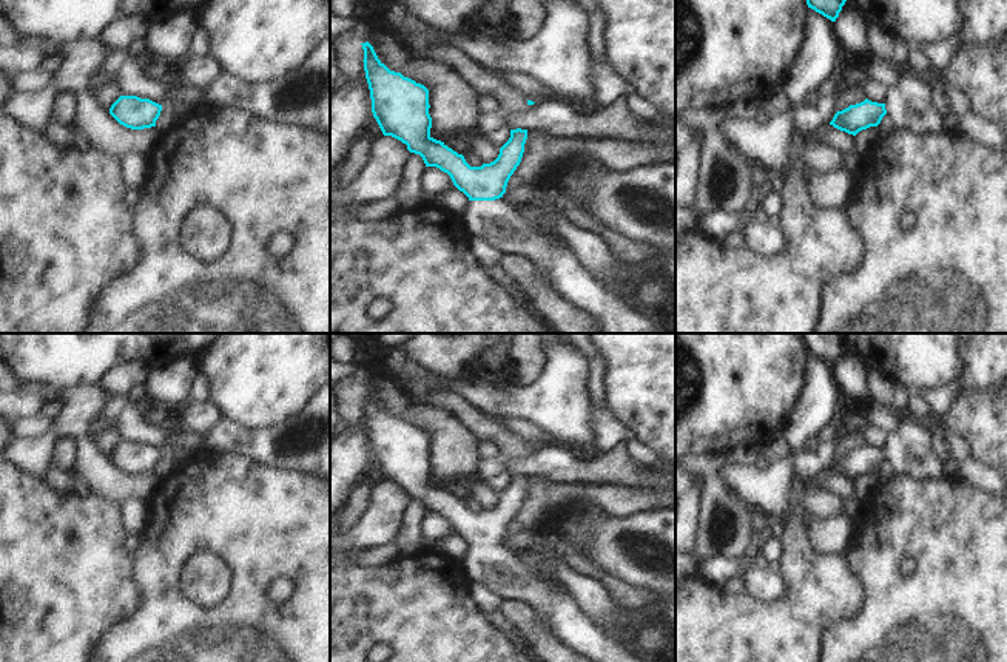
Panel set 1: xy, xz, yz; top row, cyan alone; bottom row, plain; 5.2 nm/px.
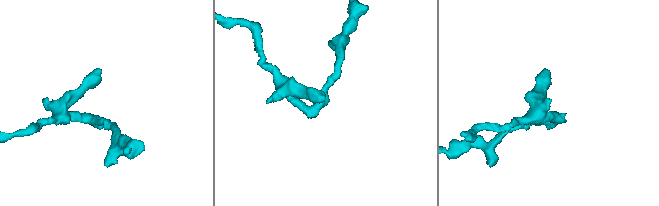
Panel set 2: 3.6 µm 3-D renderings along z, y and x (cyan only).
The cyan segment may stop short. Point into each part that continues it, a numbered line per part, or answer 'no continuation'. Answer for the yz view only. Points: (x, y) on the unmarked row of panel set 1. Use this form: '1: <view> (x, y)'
1: yz (910, 449)

